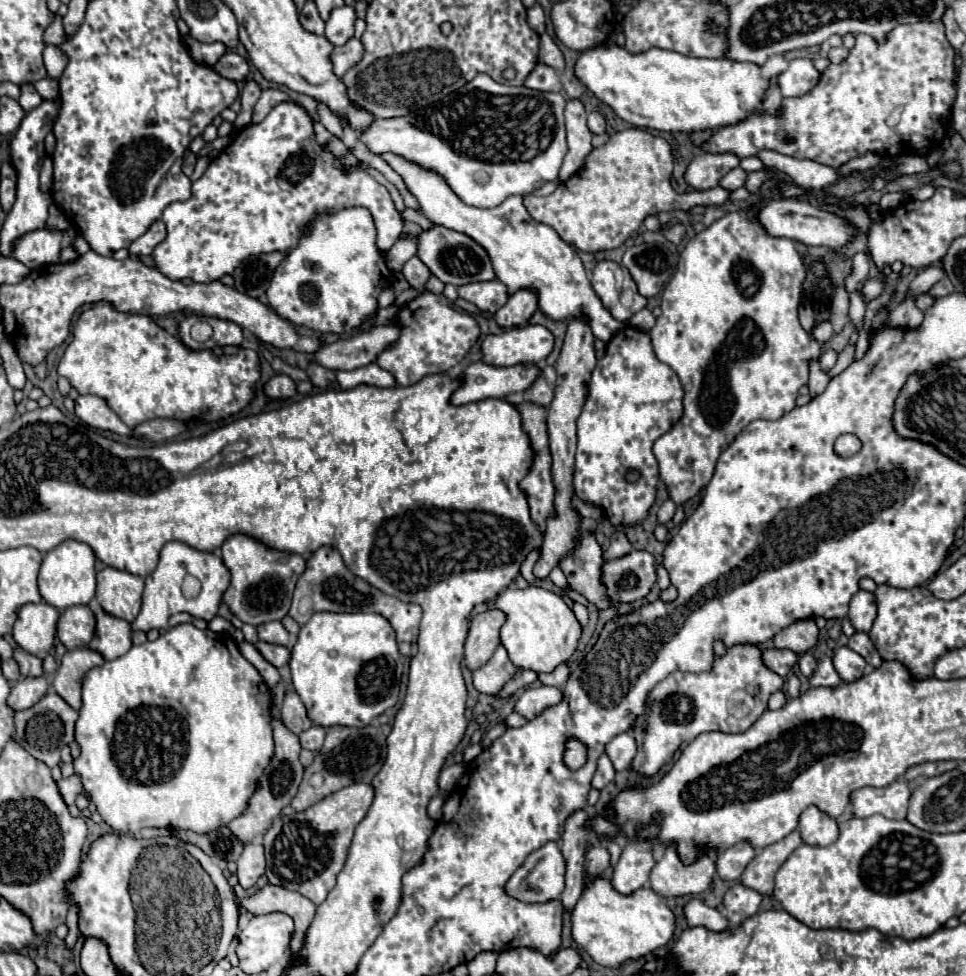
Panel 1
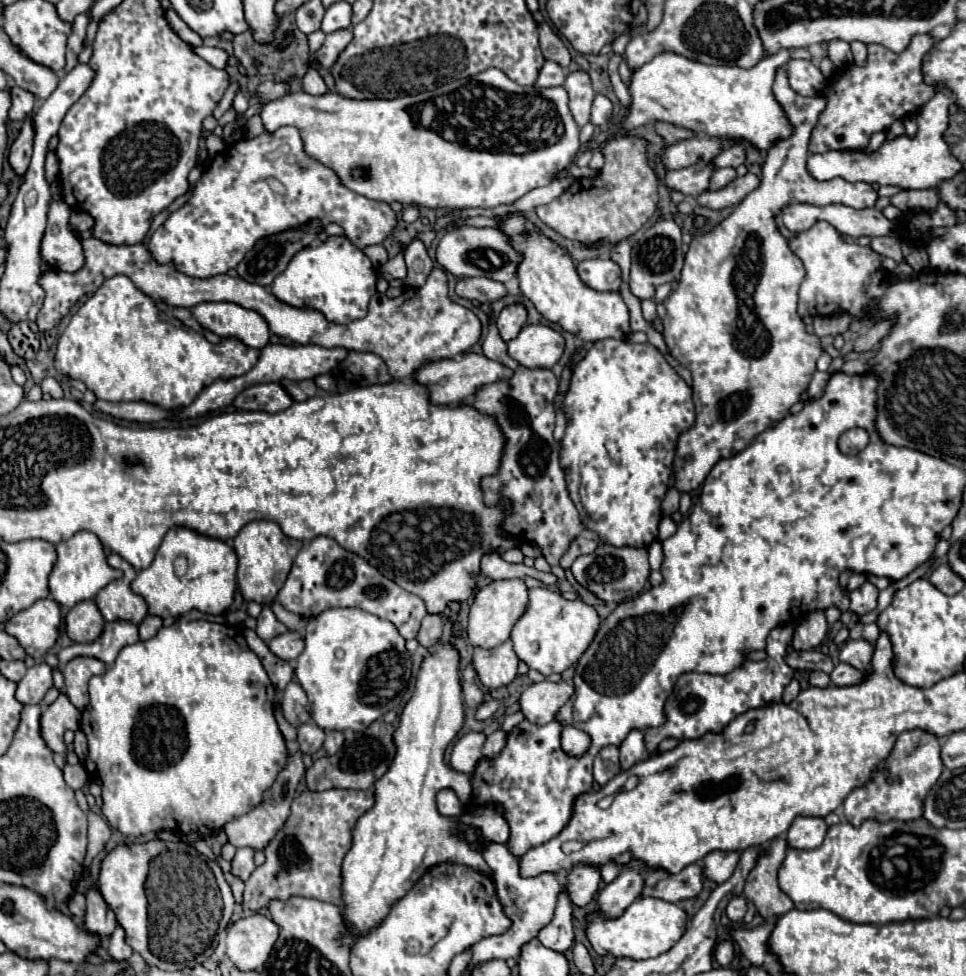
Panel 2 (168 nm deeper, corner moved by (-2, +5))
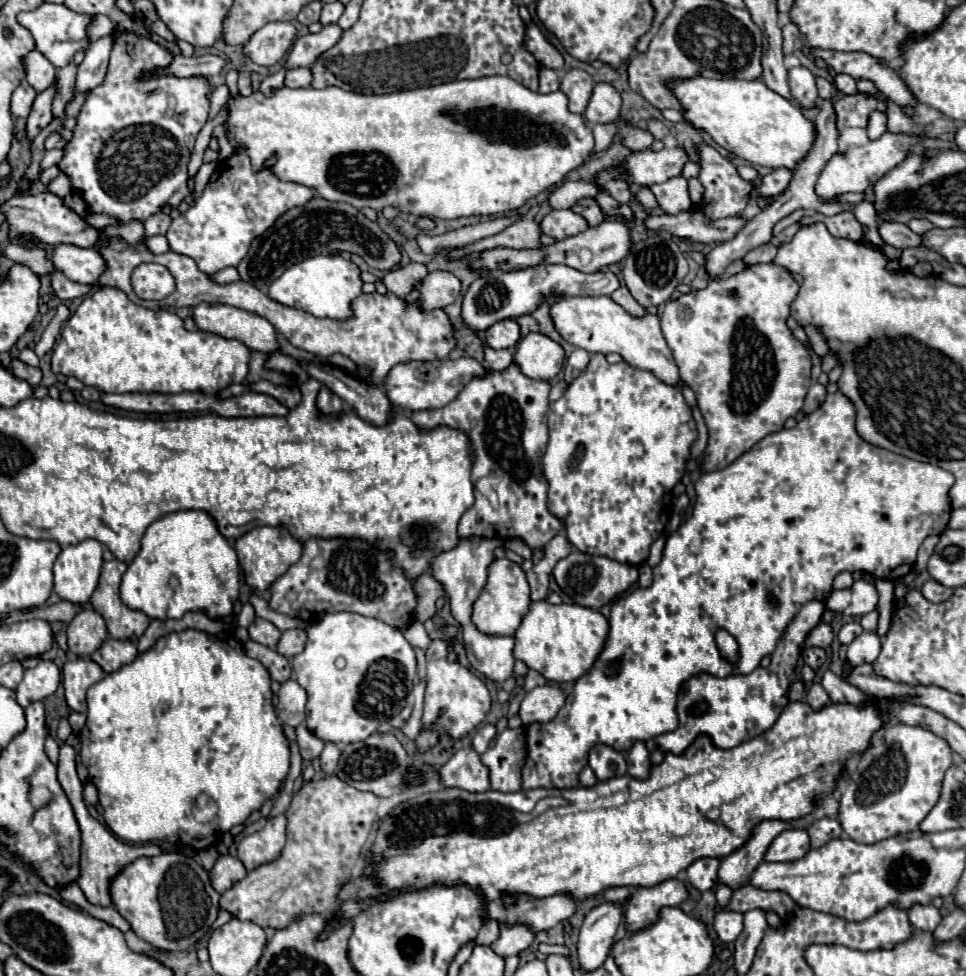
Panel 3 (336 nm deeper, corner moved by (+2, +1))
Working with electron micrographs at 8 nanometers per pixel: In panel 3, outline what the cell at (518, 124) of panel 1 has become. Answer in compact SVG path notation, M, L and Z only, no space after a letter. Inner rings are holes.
M485 76L477 80L455 80L439 86L429 88L413 88L393 94L357 94L349 90L341 90L337 86L329 86L323 90L315 88L297 88L291 90L287 86L273 90L271 96L263 92L253 92L251 96L229 96L227 104L223 106L227 112L225 120L225 136L231 144L243 146L243 152L251 158L253 172L261 172L265 162L271 156L277 156L271 172L275 178L283 182L295 182L307 188L313 188L325 200L347 202L355 208L373 208L383 210L385 206L395 206L401 212L415 214L415 216L435 216L435 218L461 218L461 216L481 216L481 214L507 214L521 208L529 198L535 198L539 192L551 188L553 184L561 182L563 176L575 168L579 168L593 152L593 132L583 120L581 114L571 114L567 108L567 96L557 90L551 94L531 92L529 88L521 86L519 82L511 80L509 76Z

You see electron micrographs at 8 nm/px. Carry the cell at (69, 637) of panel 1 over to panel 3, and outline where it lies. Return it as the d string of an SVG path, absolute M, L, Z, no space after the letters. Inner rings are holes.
M83 608L67 628L67 648L71 654L91 656L107 640L107 626L103 616L93 608Z

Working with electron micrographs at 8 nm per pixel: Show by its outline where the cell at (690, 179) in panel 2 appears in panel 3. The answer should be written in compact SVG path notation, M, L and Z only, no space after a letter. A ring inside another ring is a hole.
M675 176L663 184L653 184L651 192L655 194L659 208L665 214L679 214L693 208L687 192L687 180L683 180L683 176Z

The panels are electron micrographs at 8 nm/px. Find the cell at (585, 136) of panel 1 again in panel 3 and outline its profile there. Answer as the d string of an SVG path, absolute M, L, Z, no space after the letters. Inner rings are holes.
M571 68L563 80L561 80L561 90L567 94L569 98L569 108L575 114L583 114L583 110L587 108L587 102L591 98L593 92L593 78L591 74L587 74L581 68Z

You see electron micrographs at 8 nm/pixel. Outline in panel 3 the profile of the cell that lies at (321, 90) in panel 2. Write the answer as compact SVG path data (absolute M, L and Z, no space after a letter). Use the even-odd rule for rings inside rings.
M291 68L285 72L285 86L287 88L307 88L311 84L311 70L309 68Z

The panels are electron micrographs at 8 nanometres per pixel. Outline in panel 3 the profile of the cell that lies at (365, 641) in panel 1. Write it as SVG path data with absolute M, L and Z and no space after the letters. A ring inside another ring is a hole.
M335 612L307 626L307 644L301 654L293 656L293 670L297 682L307 690L307 728L323 742L351 744L369 738L381 722L397 716L405 708L413 680L417 678L417 660L401 630L355 612Z

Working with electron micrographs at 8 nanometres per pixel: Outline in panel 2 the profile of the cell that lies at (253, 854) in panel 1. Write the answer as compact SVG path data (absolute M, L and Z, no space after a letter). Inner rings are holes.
M237 848L237 854L231 862L231 874L239 876L241 880L247 880L255 868L257 866L253 862L253 850L251 848Z

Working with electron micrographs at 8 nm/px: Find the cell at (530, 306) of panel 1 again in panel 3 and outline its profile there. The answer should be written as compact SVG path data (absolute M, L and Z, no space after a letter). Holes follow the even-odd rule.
M501 320L485 332L485 342L493 350L513 348L519 342L519 324L515 320Z

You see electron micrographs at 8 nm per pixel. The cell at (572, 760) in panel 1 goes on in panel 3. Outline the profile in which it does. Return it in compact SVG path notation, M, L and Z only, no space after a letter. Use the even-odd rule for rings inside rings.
M545 684L539 688L533 688L531 692L525 694L521 702L519 716L523 724L533 724L533 722L549 722L551 718L557 716L557 712L565 704L565 694L561 688Z

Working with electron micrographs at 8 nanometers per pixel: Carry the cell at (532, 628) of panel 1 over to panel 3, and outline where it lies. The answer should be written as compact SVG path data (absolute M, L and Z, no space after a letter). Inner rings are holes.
M545 600L531 602L527 616L515 632L515 658L553 682L575 682L585 676L601 654L609 634L609 620L593 608L579 604L553 606Z

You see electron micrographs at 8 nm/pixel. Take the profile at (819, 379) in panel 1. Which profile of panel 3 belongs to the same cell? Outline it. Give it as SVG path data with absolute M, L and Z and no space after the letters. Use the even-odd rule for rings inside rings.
M813 384L811 388L809 388L809 392L807 392L807 398L805 398L805 406L803 406L803 412L805 414L811 414L811 412L815 412L821 404L823 404L823 400L825 400L825 396L827 396L827 390L825 390L825 386L821 386L821 384Z

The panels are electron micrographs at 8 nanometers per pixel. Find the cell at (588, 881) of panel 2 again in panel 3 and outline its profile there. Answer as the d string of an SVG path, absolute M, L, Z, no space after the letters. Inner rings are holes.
M549 896L547 900L517 898L509 906L497 900L497 902L489 902L485 906L485 912L489 920L497 920L507 926L525 924L531 932L541 932L569 918L575 912L575 900L571 900L569 896Z

